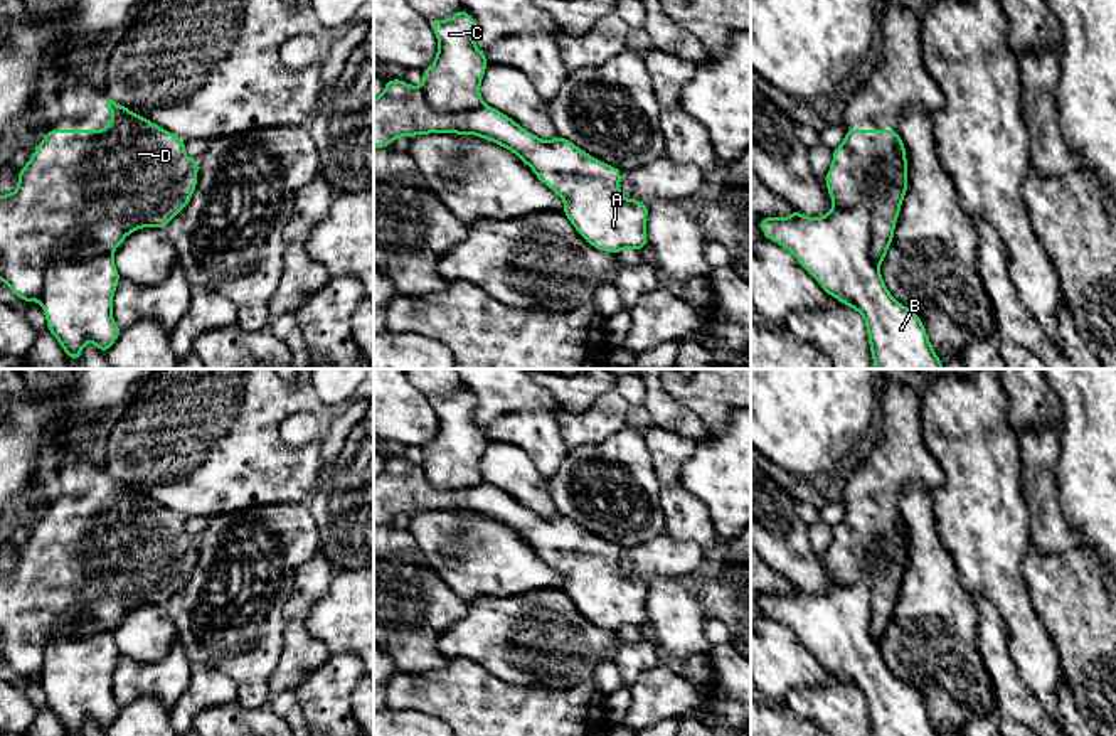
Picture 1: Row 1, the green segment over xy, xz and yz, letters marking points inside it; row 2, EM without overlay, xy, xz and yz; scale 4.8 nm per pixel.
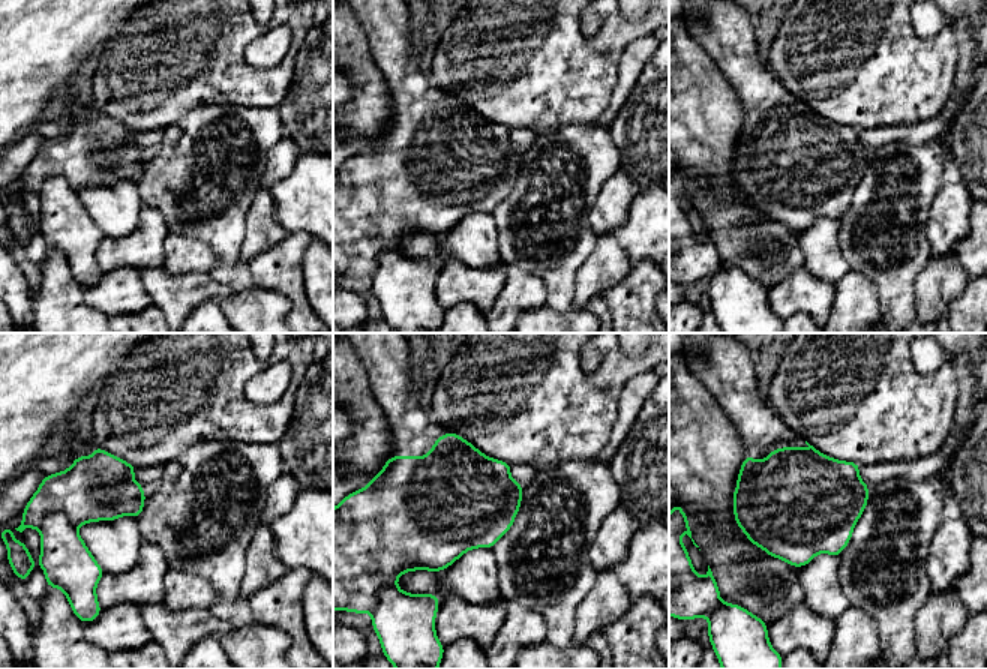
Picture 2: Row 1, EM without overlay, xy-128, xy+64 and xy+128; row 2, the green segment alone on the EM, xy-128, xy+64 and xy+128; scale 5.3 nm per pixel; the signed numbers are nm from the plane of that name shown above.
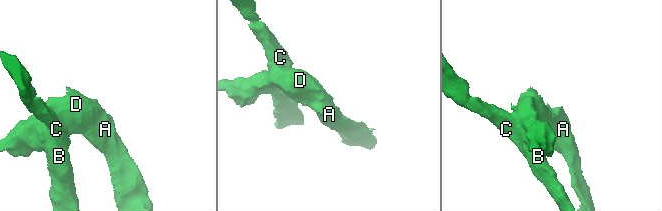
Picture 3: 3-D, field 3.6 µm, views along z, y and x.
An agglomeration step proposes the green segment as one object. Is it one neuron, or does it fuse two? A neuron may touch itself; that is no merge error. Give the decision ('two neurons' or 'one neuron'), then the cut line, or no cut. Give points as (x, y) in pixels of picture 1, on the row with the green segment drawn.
two neurons; cut xy (76, 223), (59, 243), (44, 270), (44, 288), (39, 298)

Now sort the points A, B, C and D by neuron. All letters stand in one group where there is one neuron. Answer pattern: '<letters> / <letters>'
A D / B C

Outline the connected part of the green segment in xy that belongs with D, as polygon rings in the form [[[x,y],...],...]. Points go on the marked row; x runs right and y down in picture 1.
[[[109,98],[106,108],[113,113],[113,120],[103,131],[47,130],[44,140],[32,152],[29,163],[19,168],[15,192],[0,195],[0,281],[27,303],[40,300],[44,269],[72,226],[79,226],[79,243],[72,251],[74,258],[113,254],[125,237],[136,229],[165,229],[190,202],[197,189],[199,160],[183,152],[187,140]]]

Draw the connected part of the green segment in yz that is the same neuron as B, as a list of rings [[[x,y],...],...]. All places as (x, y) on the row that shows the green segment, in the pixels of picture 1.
[[[833,202],[823,217],[808,217],[793,209],[789,217],[766,216],[759,226],[763,236],[786,248],[830,296],[864,317],[875,369],[944,369],[921,317],[890,295],[879,264],[872,261],[870,217],[864,209]]]

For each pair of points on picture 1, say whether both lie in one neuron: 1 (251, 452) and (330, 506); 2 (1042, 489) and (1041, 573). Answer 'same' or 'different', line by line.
1: different
2: different

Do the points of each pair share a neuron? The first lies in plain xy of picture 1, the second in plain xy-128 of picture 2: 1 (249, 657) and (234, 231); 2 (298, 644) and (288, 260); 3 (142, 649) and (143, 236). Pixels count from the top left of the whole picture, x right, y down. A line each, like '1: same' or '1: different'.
1: same
2: different
3: different

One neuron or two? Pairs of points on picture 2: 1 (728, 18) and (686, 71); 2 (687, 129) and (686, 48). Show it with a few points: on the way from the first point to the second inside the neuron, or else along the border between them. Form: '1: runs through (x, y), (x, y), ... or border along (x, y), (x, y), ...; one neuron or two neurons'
1: border along (687, 24), (692, 36), (725, 77); two neurons
2: runs through (687, 110), (686, 68); one neuron

